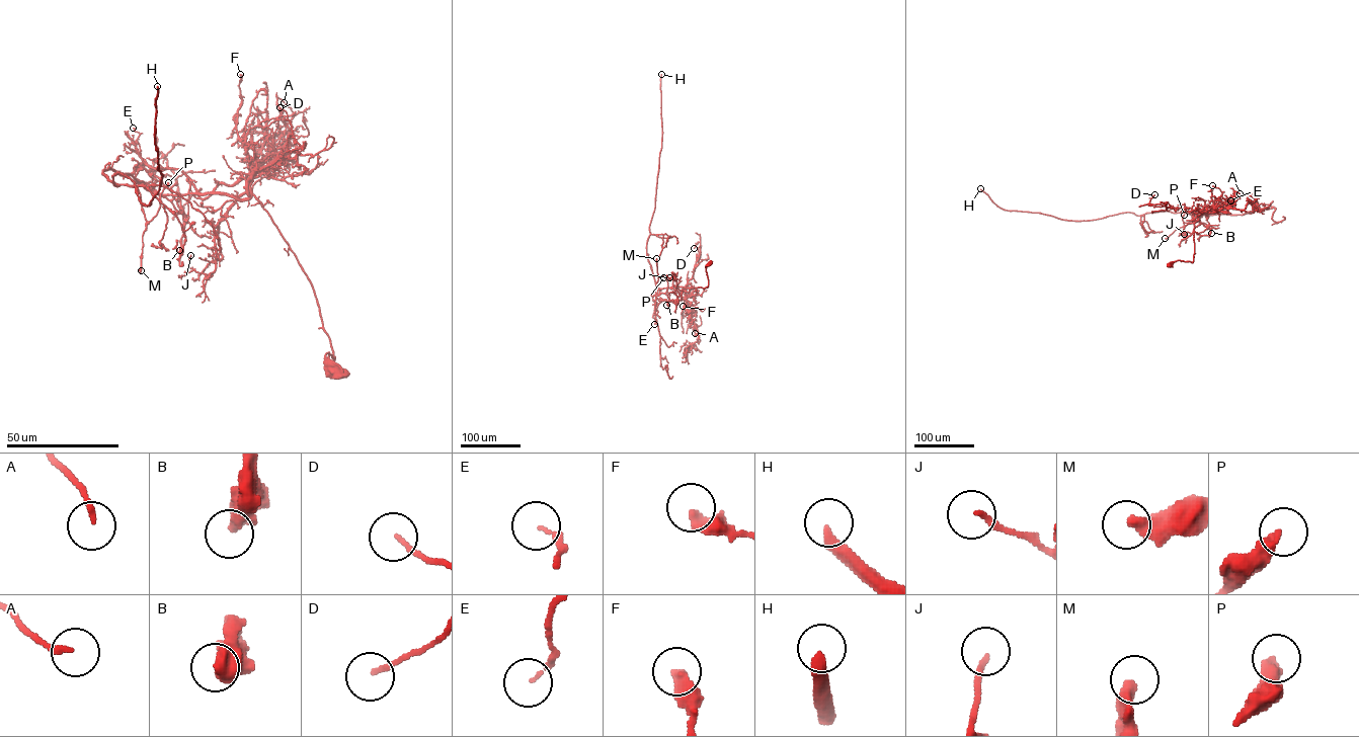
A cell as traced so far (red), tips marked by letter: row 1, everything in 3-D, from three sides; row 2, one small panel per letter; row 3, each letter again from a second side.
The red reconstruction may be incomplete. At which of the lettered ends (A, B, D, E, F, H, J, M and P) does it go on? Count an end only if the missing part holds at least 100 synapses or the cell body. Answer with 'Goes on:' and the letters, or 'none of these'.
Goes on: H

